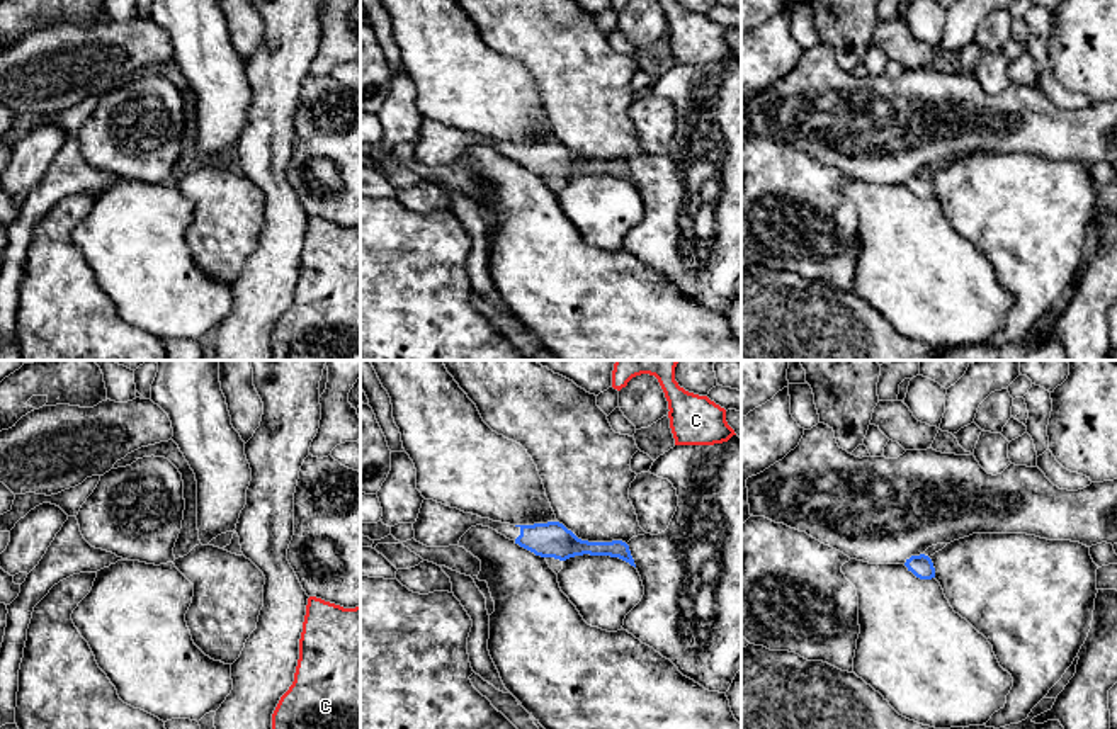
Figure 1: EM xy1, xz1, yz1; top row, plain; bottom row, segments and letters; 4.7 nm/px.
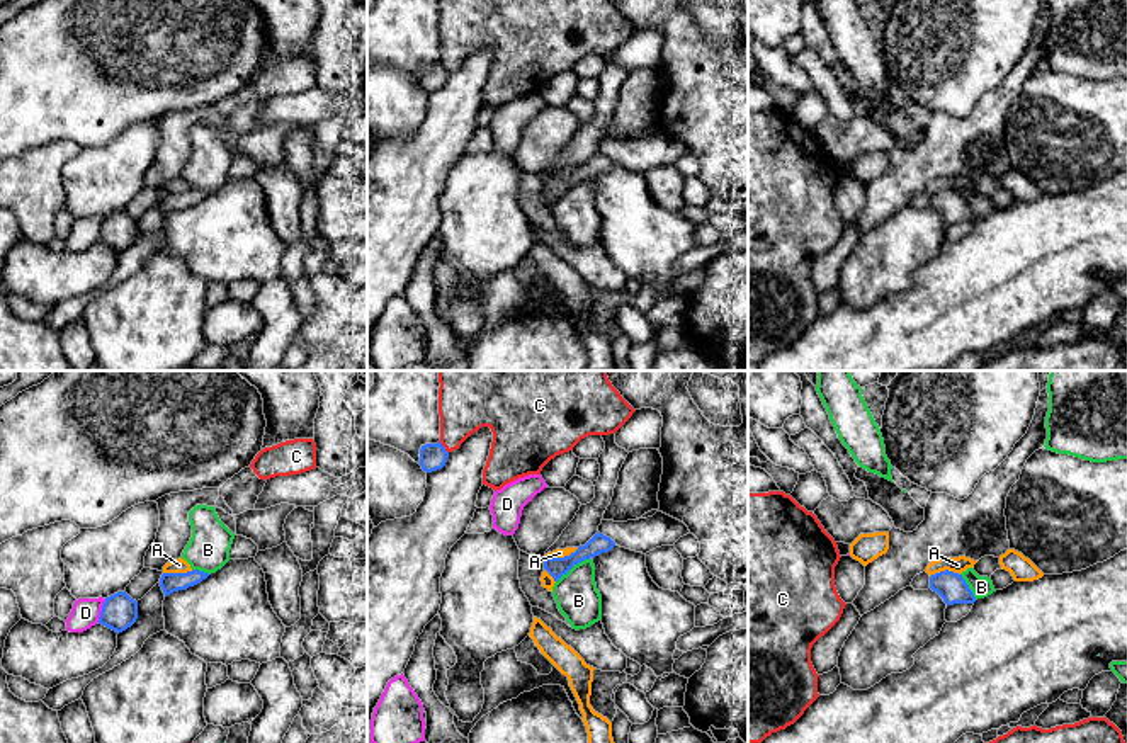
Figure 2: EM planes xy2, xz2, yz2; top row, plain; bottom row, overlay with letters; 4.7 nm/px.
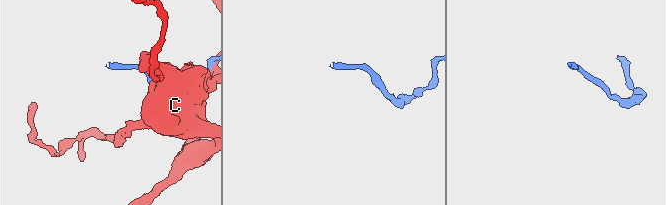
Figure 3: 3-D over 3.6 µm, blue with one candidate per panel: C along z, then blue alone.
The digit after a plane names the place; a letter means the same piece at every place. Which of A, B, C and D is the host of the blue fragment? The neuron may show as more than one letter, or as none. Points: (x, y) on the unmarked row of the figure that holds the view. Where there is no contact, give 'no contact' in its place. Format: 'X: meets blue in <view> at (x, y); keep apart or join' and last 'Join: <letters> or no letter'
A: meets blue in xz2 at (561, 177); keep apart
B: meets blue in xz2 at (573, 184); keep apart
C: meets blue in xz2 at (444, 67); keep apart
D: meets blue in xy2 at (101, 230); keep apart
Join: no letter

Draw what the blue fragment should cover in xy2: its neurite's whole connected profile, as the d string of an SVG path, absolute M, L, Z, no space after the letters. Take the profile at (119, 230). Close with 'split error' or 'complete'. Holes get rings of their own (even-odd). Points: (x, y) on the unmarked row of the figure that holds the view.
M117 211L105 218L99 243L116 250L117 253L131 247L138 238L138 221L126 211Z; complete

